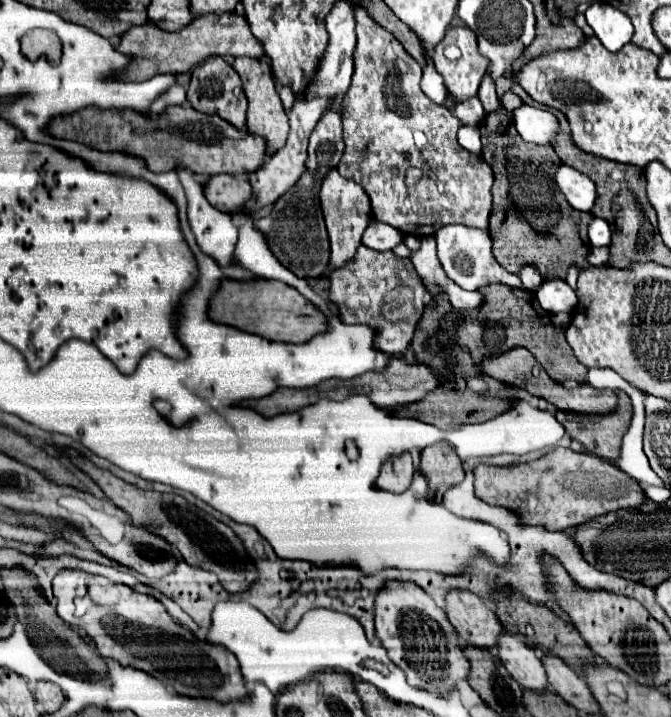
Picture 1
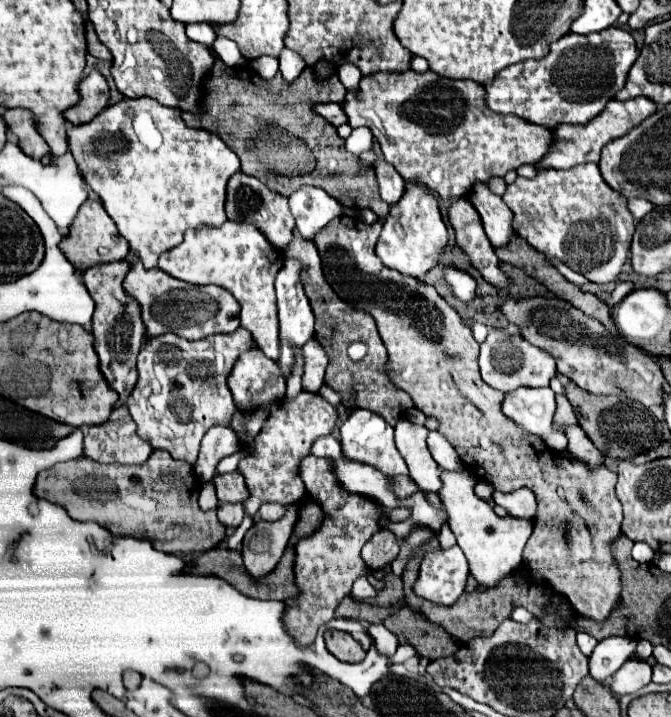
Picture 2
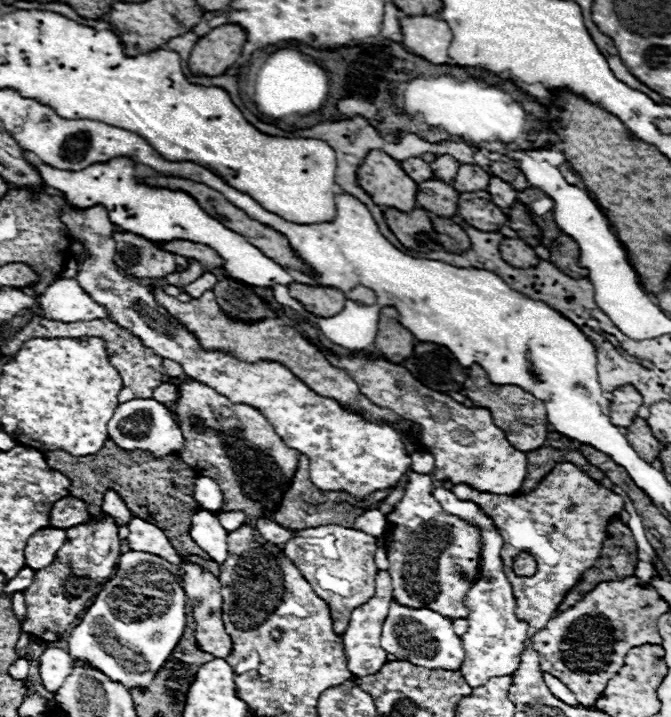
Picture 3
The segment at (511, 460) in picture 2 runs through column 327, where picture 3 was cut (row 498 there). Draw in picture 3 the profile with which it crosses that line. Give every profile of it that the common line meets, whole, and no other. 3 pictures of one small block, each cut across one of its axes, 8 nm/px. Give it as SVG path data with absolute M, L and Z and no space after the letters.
M188 376L182 382L178 378L170 378L170 382L180 390L180 400L170 406L184 434L184 446L178 456L198 474L212 478L220 486L228 502L226 512L242 510L248 516L246 524L256 526L256 518L264 516L264 510L272 510L282 498L296 472L300 452L288 448L278 438L260 410L248 404L234 404L222 394L216 394L210 386Z

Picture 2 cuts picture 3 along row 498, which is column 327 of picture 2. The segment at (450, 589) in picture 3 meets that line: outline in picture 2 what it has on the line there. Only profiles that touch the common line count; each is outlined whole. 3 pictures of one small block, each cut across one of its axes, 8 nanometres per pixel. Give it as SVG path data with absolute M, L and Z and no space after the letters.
M302 390L296 398L280 398L270 406L258 408L256 412L242 412L236 410L228 428L234 430L242 448L250 452L250 456L242 458L238 464L240 474L246 480L246 488L250 492L248 500L244 502L244 510L252 520L256 520L258 508L264 502L278 502L278 504L296 504L304 496L304 482L298 474L298 466L304 456L310 454L310 448L316 438L328 436L338 422L338 410L330 402L326 402L320 394Z

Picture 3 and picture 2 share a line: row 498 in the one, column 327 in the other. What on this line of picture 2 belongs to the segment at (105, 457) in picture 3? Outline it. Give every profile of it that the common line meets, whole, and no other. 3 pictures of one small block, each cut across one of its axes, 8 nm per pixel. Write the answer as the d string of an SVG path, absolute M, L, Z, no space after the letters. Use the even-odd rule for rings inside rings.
M216 58L210 76L204 82L202 112L182 112L182 118L190 128L200 128L218 134L224 140L224 144L240 158L240 172L250 174L254 178L262 178L262 182L270 190L290 196L302 184L318 184L342 204L352 206L354 210L369 208L380 220L384 220L390 212L390 206L378 196L374 172L360 170L356 158L350 158L350 152L344 148L344 140L336 134L336 128L326 124L312 112L312 104L342 102L344 94L346 88L342 86L336 74L330 76L330 80L318 84L310 66L304 68L304 72L294 84L286 84L280 74L274 76L274 80L262 80L248 66L226 68L222 60ZM298 138L312 152L302 142L298 142ZM328 164L330 172L324 172ZM314 166L318 168L318 172L312 172Z

